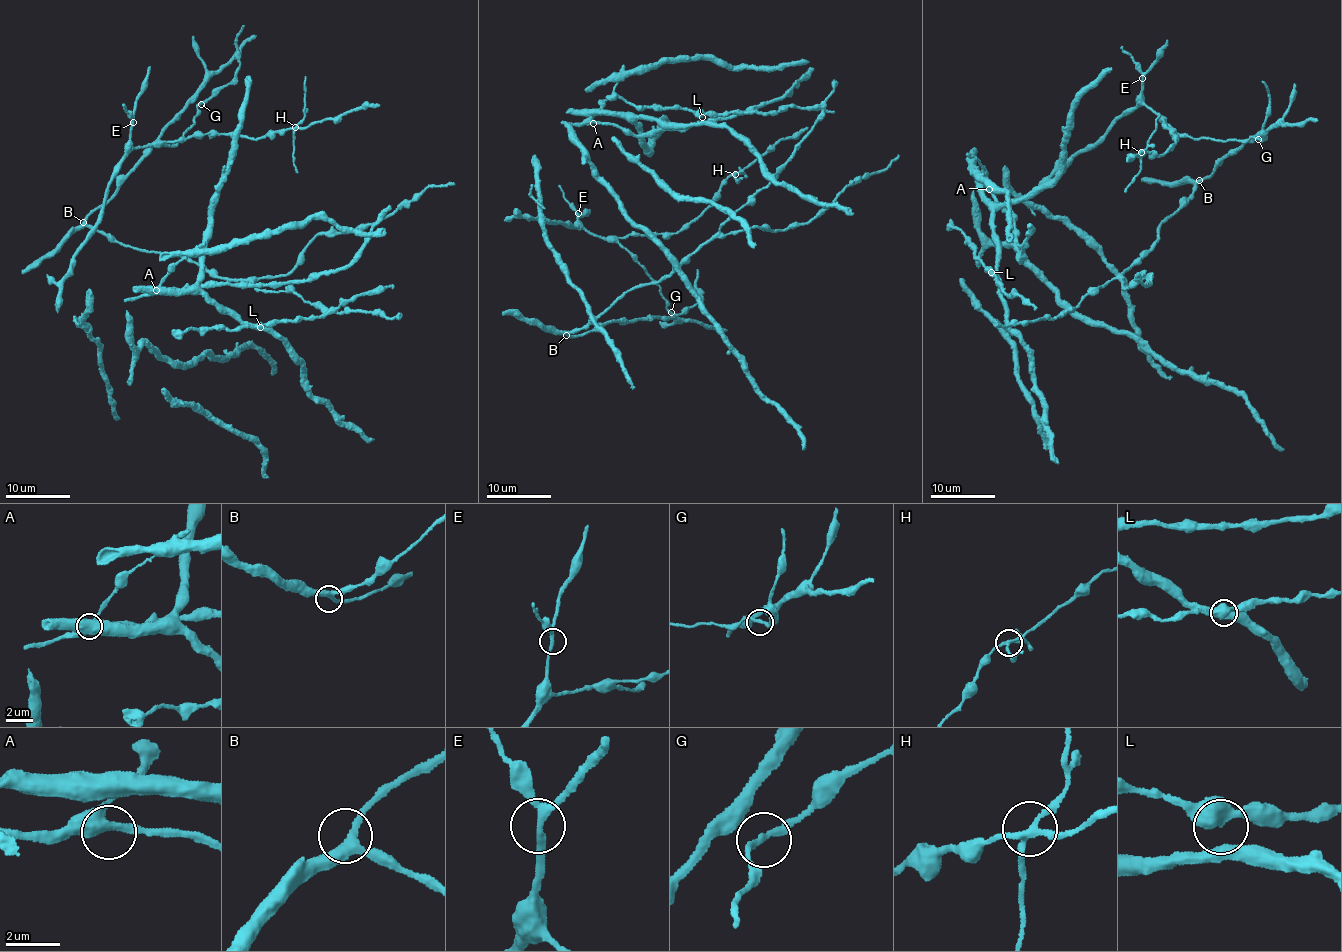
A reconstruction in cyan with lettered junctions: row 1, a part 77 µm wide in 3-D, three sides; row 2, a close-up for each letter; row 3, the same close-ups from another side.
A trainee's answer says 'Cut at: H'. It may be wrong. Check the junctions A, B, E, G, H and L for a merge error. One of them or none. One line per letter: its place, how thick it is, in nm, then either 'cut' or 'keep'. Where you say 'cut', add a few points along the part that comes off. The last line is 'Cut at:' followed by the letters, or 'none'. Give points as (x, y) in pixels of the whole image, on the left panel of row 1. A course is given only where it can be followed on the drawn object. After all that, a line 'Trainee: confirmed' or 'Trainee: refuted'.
A: (156, 290) | 380 nm | keep
B: (83, 222) | 320 nm | keep
E: (133, 122) | 240 nm | keep
G: (201, 104) | 160 nm | keep
H: (295, 127) | 220 nm | cut | (295, 127), (304, 116), (306, 77)
L: (260, 327) | 420 nm | keep
Cut at: H
Trainee: confirmed

